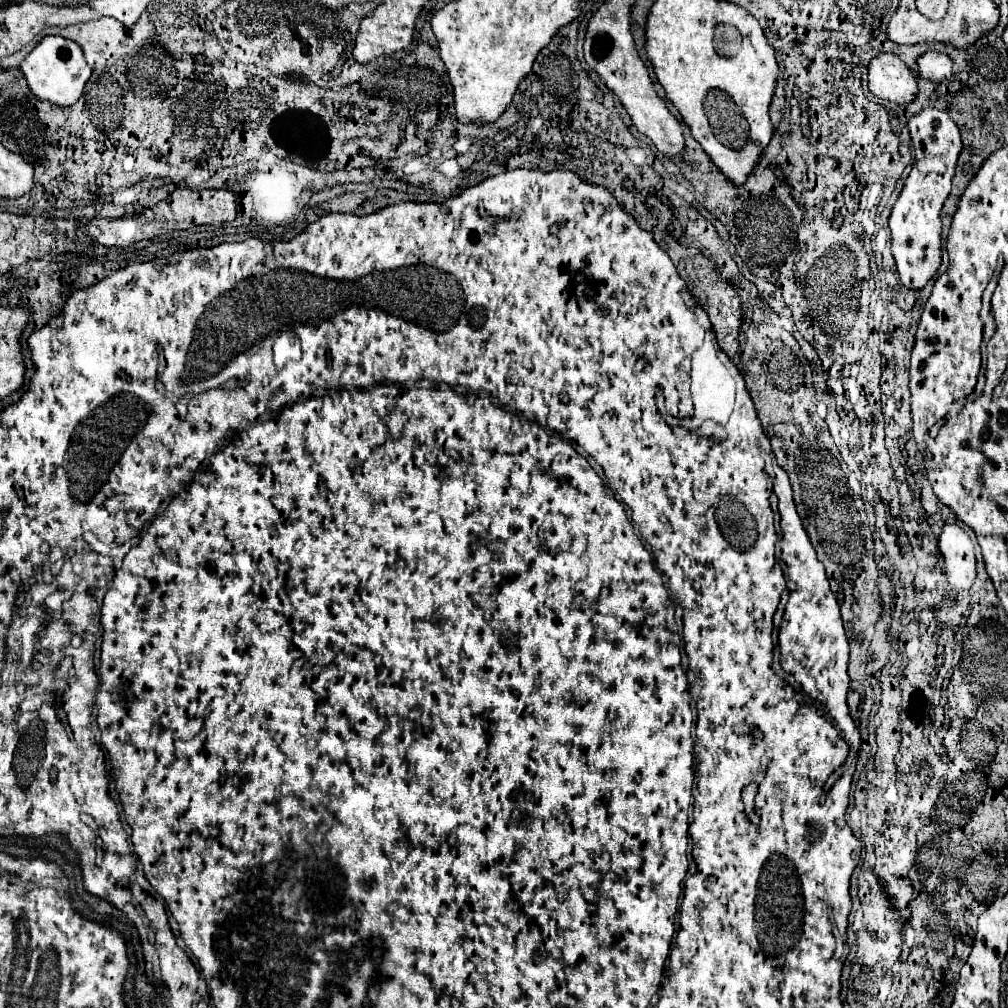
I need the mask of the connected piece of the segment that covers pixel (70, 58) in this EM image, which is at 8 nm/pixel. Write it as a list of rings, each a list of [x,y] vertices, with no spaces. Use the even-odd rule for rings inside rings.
[[[44,37],[34,49],[32,53],[24,59],[24,63],[20,65],[30,91],[44,101],[50,101],[58,107],[70,107],[78,101],[78,97],[84,91],[86,81],[92,75],[92,69],[86,65],[82,49],[76,43],[68,43],[62,37]]]

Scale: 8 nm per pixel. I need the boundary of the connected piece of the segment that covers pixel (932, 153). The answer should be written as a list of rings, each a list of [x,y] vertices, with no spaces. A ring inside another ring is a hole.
[[[932,107],[912,115],[908,119],[908,131],[914,149],[914,167],[904,181],[904,189],[890,213],[888,225],[892,231],[892,255],[902,285],[908,289],[922,289],[942,261],[940,209],[950,193],[950,181],[962,151],[962,139],[950,115]]]

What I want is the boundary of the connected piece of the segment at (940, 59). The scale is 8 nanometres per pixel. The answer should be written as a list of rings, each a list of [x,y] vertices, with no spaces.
[[[926,51],[916,59],[918,65],[918,75],[926,81],[932,83],[942,83],[942,81],[950,81],[952,79],[952,57],[948,53],[942,51]]]

